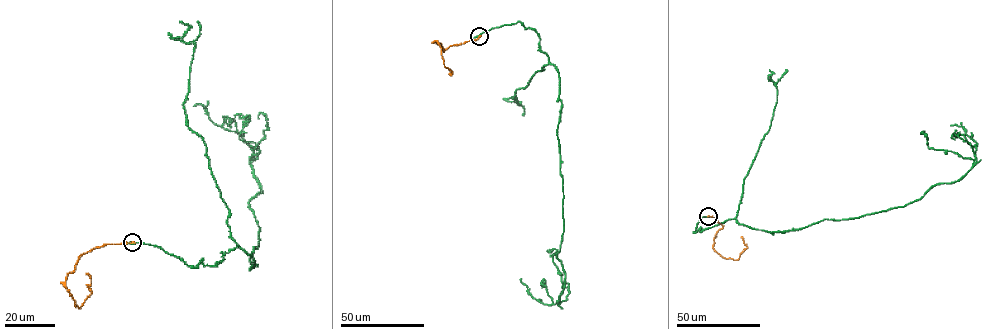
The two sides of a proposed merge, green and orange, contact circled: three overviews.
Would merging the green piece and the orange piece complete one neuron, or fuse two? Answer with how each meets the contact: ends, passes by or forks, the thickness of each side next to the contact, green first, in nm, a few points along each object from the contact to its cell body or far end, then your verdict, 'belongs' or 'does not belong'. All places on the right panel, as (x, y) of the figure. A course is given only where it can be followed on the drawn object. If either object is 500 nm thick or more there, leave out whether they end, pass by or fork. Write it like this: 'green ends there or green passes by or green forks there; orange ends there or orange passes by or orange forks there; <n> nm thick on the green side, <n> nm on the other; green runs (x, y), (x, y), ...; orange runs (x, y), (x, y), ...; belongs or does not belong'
360 nm thick on the green side, 600 nm on the other; green runs (708, 216), (693, 232), (730, 219), (785, 232), (903, 207), (959, 181), (973, 163), (930, 148), (922, 133); orange runs (708, 216), (715, 217), (722, 226), (715, 234), (713, 247), (723, 257), (737, 260), (746, 247), (741, 237); does not belong

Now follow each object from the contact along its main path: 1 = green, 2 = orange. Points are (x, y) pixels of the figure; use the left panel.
1: (132, 243), (191, 267), (238, 246), (256, 266), (259, 149), (239, 138), (250, 115), (235, 118)
2: (132, 242), (104, 244), (79, 257), (64, 286), (79, 308), (91, 291), (88, 285), (90, 278), (86, 273)

